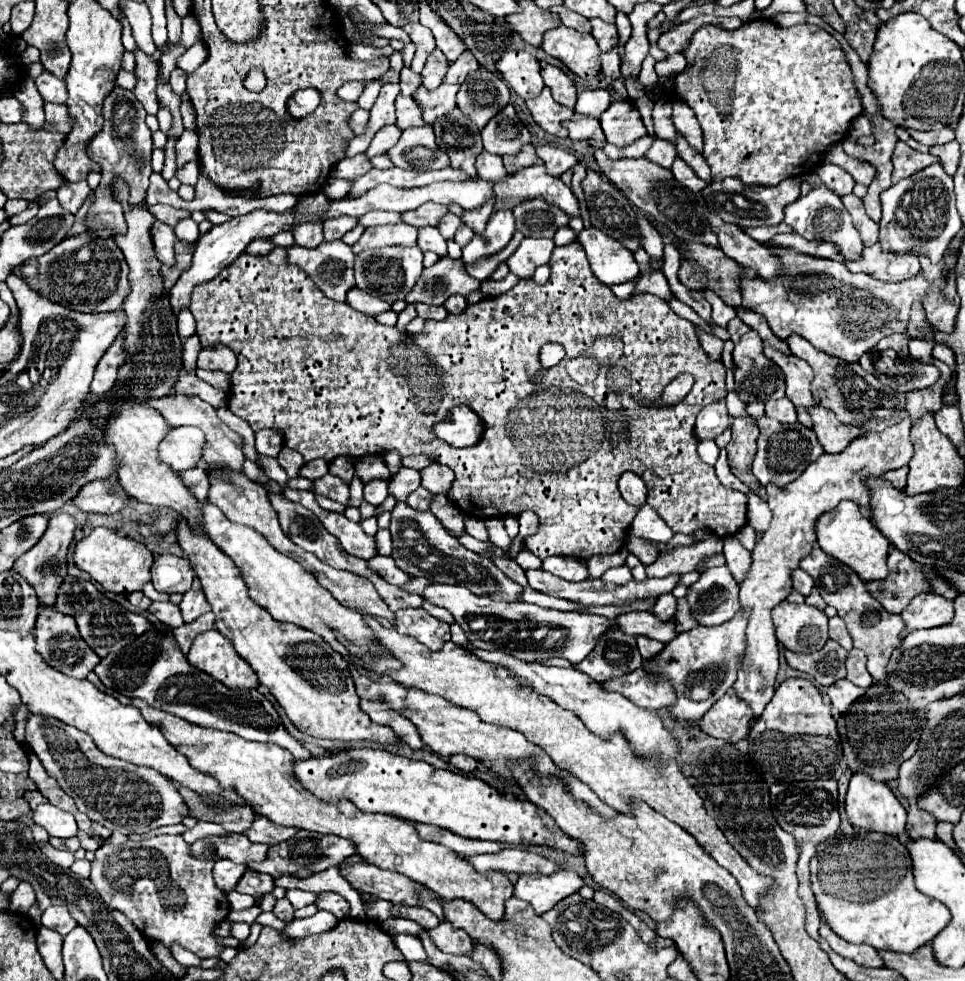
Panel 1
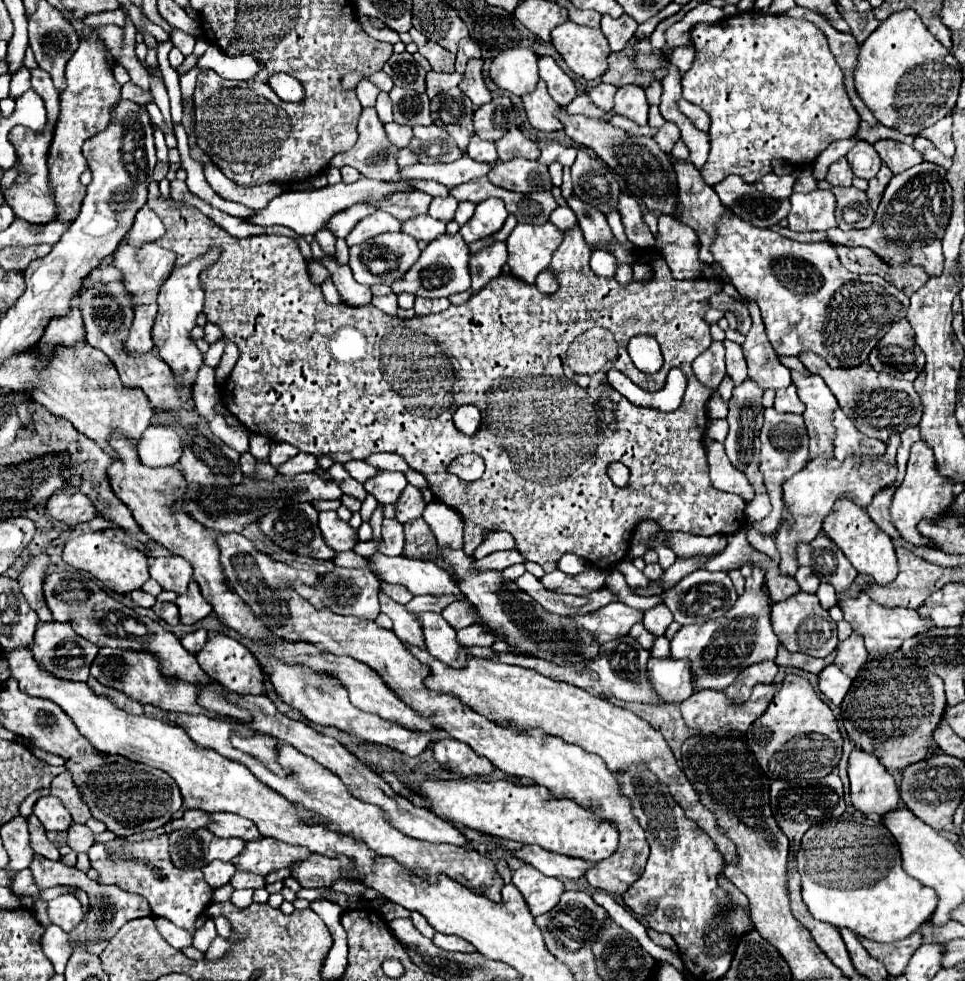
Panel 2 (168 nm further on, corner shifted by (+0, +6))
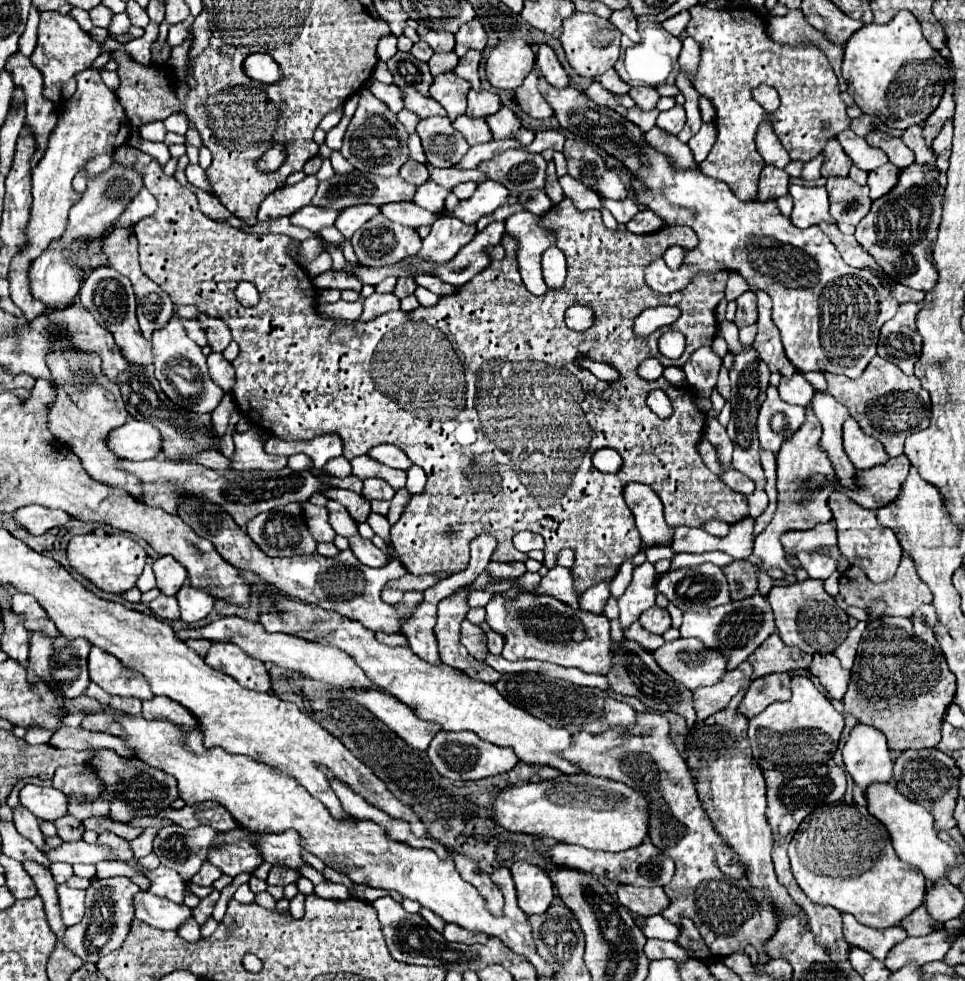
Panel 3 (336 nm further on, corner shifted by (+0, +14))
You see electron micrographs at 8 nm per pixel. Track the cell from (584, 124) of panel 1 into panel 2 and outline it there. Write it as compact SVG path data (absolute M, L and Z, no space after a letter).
M579 94L565 110L567 110L569 114L583 114L583 116L587 116L587 118L601 118L601 120L609 120L609 118L611 118L611 112L599 110L585 94Z

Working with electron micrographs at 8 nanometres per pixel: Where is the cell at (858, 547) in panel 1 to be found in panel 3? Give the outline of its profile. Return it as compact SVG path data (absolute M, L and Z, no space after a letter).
M833 492L829 496L829 508L833 512L833 520L837 526L839 550L849 560L849 564L859 566L871 582L885 582L885 580L893 578L893 574L901 562L901 556L903 556L901 544L895 538L893 530L881 526L877 522L877 514L873 510L857 506L857 502L853 502L843 492Z

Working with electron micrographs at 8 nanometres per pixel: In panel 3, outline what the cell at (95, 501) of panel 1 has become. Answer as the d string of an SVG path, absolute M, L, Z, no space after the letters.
M25 506L15 512L15 522L33 536L45 534L47 530L63 526L69 520L71 516L63 510L49 510L43 506Z

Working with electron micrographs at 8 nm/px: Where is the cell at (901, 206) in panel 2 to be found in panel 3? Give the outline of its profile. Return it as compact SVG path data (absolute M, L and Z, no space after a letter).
M921 164L907 166L897 186L875 200L871 212L857 224L855 238L865 248L867 254L875 258L875 262L891 276L895 282L905 284L915 290L929 292L937 284L937 270L927 258L927 248L937 238L937 226L941 220L941 200L937 194L937 168L925 168Z

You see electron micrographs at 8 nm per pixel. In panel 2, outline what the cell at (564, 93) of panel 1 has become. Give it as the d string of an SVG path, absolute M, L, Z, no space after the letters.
M541 56L539 58L539 76L541 80L545 80L551 98L559 104L559 106L567 106L575 94L575 82L557 66L557 62L551 56Z

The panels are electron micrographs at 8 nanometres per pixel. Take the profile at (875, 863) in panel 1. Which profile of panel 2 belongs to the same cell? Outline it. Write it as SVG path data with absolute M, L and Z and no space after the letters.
M857 812L845 814L825 824L811 826L803 836L801 848L797 852L803 902L815 920L829 922L835 928L849 928L855 934L875 942L899 942L931 920L939 898L933 888L923 886L903 870L899 844L887 826L877 816L861 816L861 820L857 820L857 816Z

